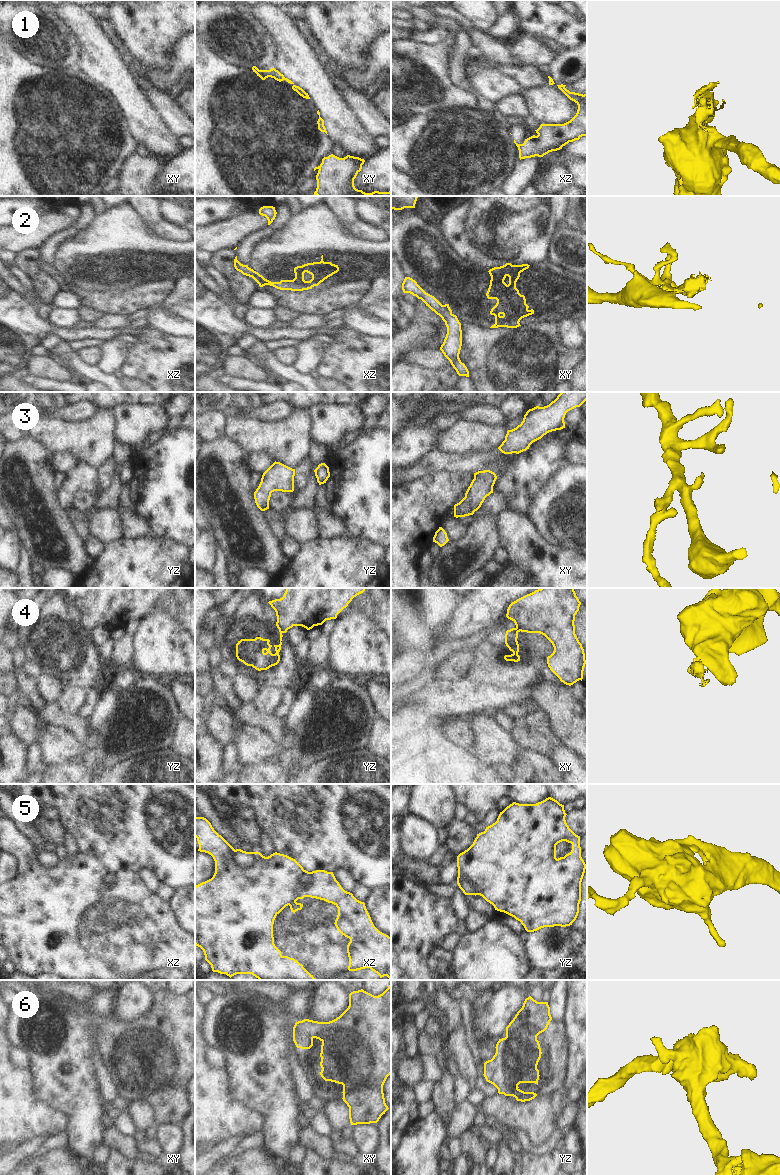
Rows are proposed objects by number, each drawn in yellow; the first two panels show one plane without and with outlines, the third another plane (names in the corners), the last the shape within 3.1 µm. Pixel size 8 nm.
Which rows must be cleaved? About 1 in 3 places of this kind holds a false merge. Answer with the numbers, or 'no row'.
1, 2, 4, 5

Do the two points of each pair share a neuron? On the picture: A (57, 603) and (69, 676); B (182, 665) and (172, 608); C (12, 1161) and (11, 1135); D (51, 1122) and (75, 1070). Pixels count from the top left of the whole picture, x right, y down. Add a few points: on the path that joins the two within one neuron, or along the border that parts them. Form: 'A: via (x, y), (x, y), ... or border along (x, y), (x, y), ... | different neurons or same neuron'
A: via (57, 621), (59, 644), (69, 654), (69, 658) | same neuron
B: border along (154, 612), (164, 614), (184, 632) | different neurons
C: border along (40, 1136), (27, 1139), (18, 1146) | different neurons
D: border along (37, 1097), (58, 1110), (66, 1118), (65, 1128) | different neurons

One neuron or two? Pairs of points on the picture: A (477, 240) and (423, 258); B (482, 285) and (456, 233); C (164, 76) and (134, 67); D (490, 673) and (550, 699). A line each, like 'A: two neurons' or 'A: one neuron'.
A: two neurons
B: two neurons
C: one neuron
D: two neurons

